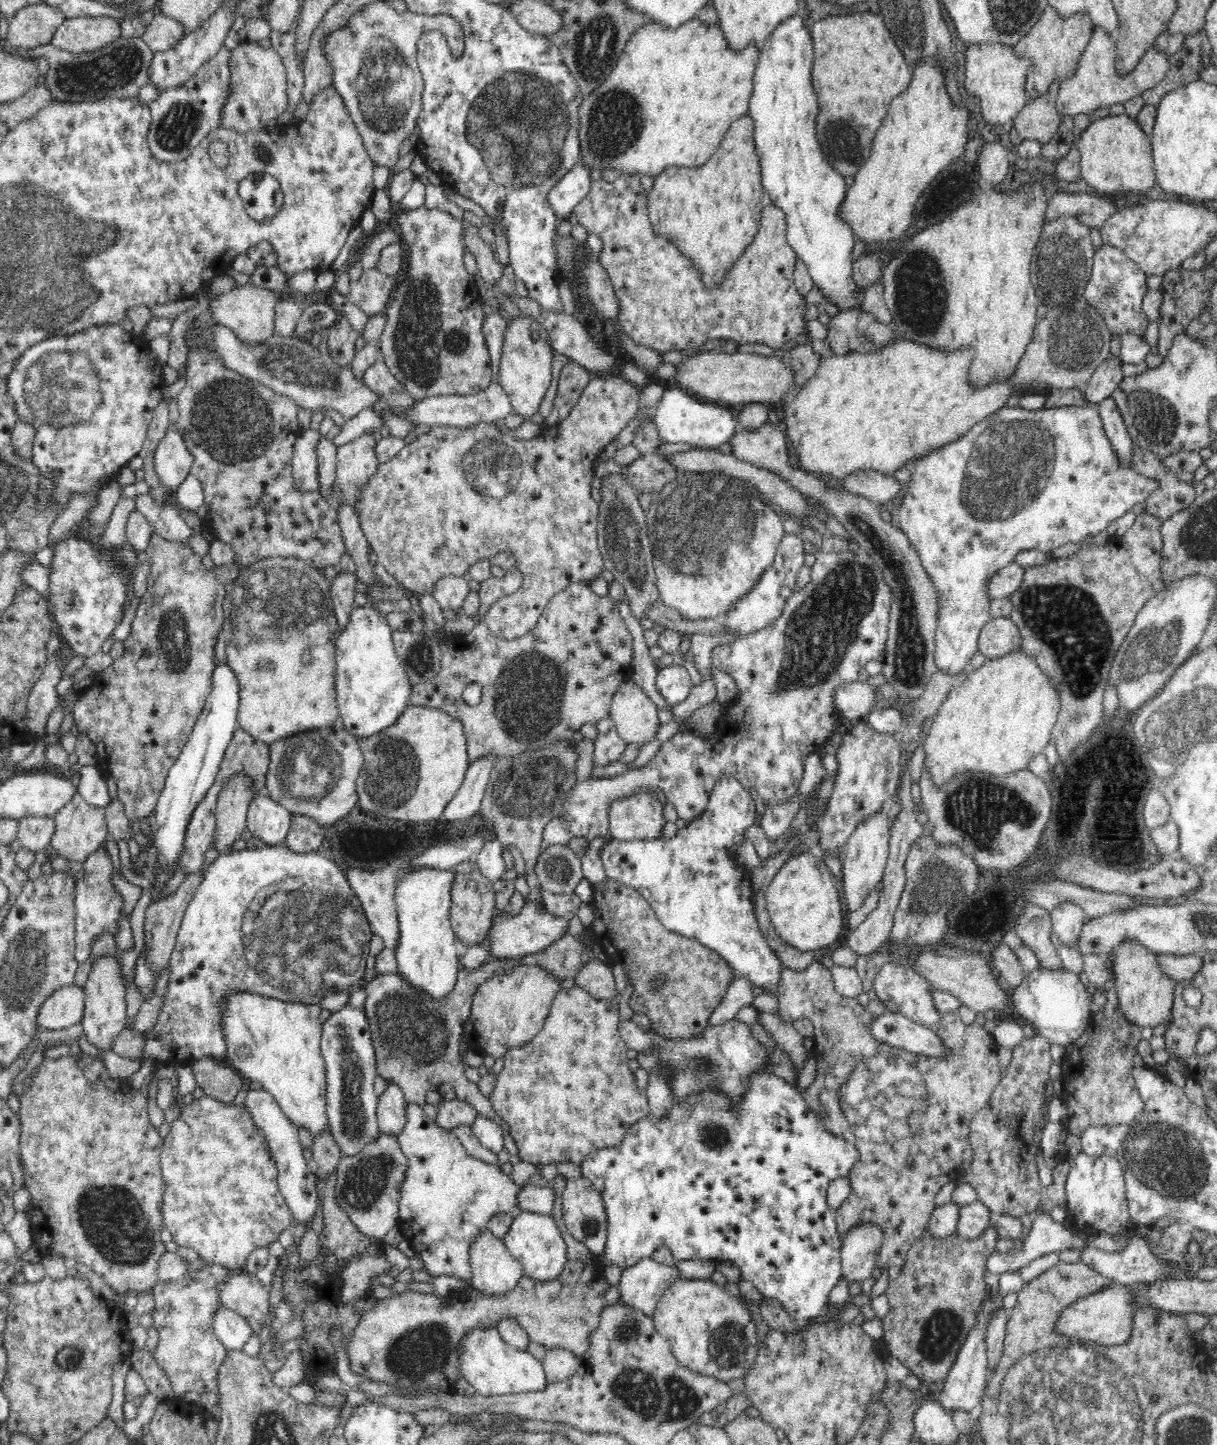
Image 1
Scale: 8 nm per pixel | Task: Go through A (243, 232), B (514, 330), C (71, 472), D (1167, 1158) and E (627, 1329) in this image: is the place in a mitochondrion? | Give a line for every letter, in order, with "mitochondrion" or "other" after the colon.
A: other
B: mitochondrion
C: other
D: mitochondrion
E: mitochondrion

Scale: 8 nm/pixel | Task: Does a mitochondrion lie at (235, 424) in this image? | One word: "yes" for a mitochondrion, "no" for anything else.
yes

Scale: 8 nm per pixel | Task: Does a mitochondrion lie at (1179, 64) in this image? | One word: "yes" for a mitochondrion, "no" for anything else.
no

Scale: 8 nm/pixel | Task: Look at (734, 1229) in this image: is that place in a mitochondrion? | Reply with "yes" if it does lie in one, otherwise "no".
no

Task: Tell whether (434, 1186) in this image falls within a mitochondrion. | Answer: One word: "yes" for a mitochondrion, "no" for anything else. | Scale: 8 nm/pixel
no

